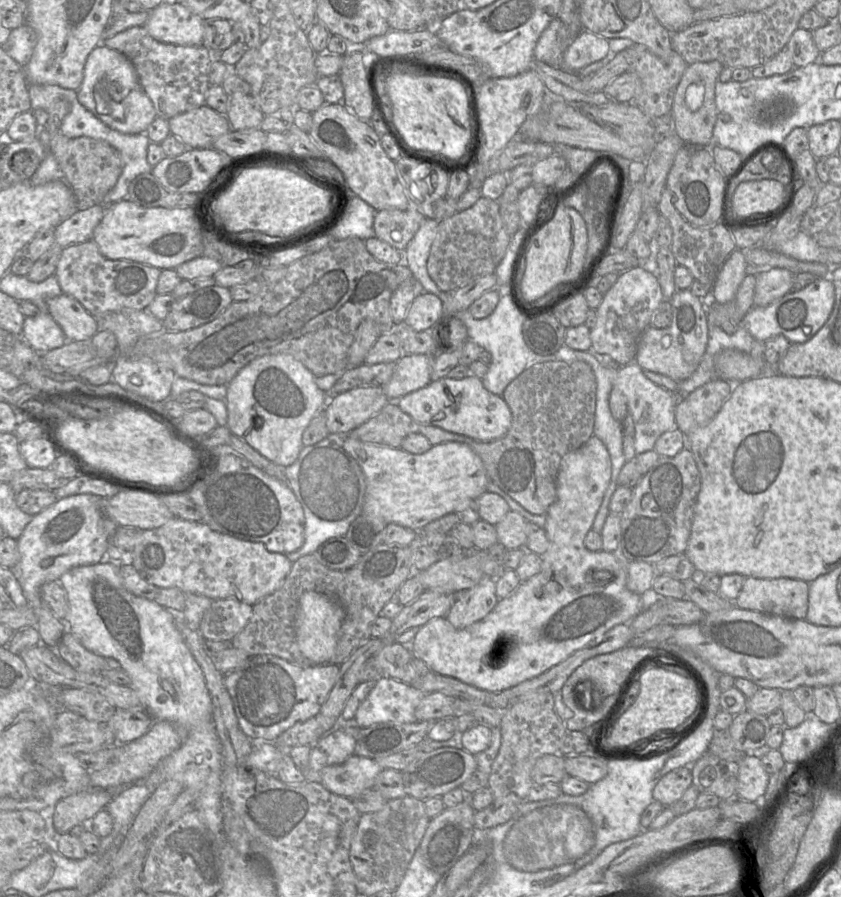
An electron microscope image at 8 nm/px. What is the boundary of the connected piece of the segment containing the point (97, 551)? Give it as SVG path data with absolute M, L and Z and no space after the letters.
M79 494L58 499L53 505L33 516L17 540L20 561L13 571L28 605L33 609L41 645L57 648L67 631L64 621L57 619L40 596L41 587L59 581L68 570L98 564L107 556L107 535L103 526L103 500L94 494Z

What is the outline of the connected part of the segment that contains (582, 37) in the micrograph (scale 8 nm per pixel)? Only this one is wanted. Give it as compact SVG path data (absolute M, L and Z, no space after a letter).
M582 30L565 48L561 68L578 72L583 67L610 56L608 39Z

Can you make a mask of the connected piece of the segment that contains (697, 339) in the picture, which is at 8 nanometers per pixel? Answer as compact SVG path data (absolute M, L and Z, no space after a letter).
M690 289L676 290L669 300L672 319L666 328L649 326L642 333L636 352L635 362L643 370L665 375L677 383L688 379L697 369L708 343L707 309L701 298Z

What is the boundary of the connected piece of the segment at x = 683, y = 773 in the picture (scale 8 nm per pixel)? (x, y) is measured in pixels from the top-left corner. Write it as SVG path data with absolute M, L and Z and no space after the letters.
M690 766L674 769L658 781L652 792L653 799L660 802L664 807L671 806L681 798L691 785Z

